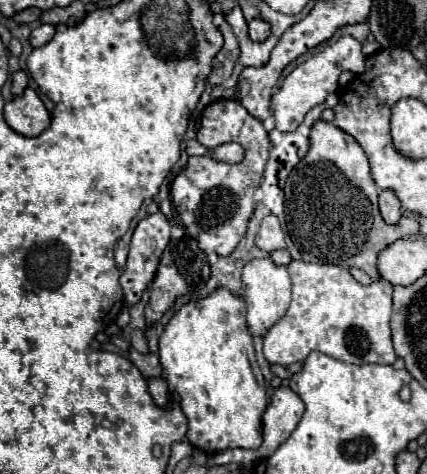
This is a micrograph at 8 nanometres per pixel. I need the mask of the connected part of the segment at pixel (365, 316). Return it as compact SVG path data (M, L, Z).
M293 260L289 266L289 276L293 284L293 298L285 312L285 316L265 334L263 338L263 352L269 364L293 364L303 362L309 352L319 350L331 358L337 358L341 362L349 364L393 364L395 352L391 342L391 294L393 286L387 280L377 280L369 286L359 284L347 268L335 266L335 264L309 264L301 260Z

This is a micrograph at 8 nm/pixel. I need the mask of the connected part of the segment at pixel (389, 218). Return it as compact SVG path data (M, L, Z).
M385 190L379 194L379 210L387 224L397 224L401 218L401 204L391 190Z

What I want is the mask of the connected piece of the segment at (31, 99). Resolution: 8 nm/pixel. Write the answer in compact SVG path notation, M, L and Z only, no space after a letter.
M27 88L5 104L5 120L15 132L29 138L39 136L51 124L49 112L33 88Z

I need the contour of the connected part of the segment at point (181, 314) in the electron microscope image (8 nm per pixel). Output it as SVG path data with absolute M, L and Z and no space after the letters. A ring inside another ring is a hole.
M217 288L217 292L209 294L207 298L181 306L159 338L159 358L163 366L161 376L167 380L169 390L181 396L181 410L189 420L187 440L193 448L199 448L207 454L223 452L227 448L259 448L263 442L261 418L267 408L267 390L263 376L255 366L253 336L247 330L245 316L245 302L227 288Z

